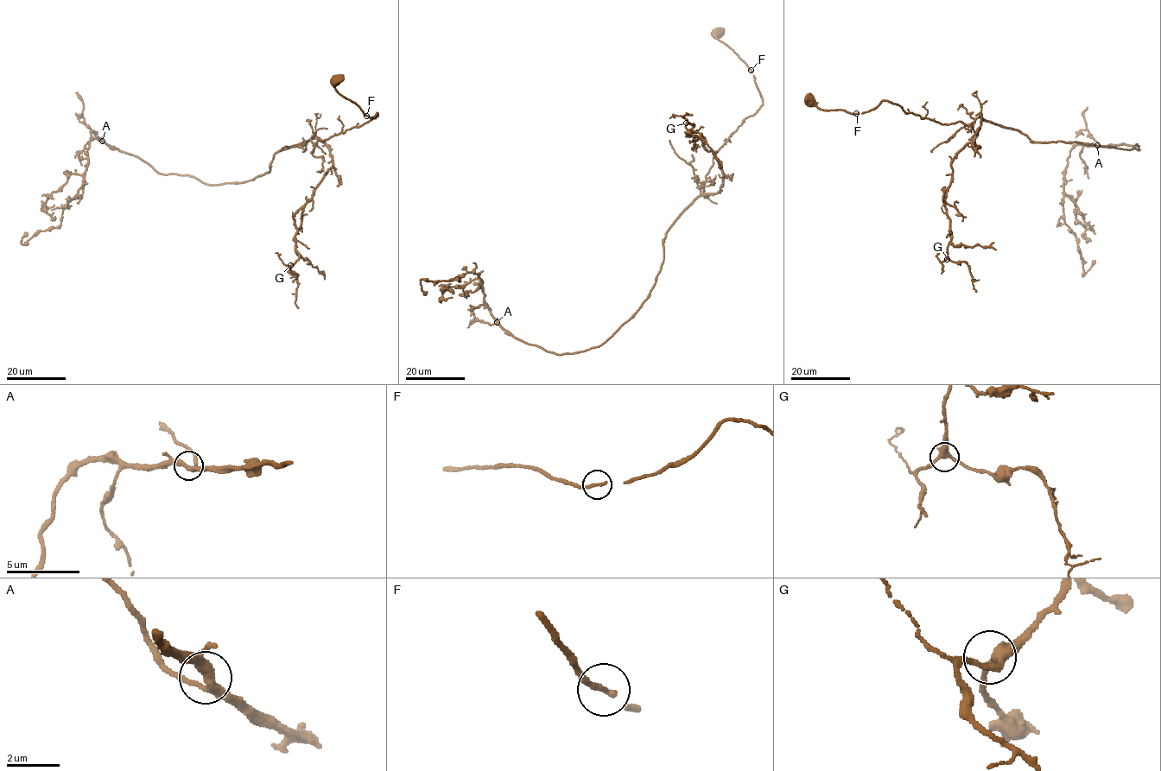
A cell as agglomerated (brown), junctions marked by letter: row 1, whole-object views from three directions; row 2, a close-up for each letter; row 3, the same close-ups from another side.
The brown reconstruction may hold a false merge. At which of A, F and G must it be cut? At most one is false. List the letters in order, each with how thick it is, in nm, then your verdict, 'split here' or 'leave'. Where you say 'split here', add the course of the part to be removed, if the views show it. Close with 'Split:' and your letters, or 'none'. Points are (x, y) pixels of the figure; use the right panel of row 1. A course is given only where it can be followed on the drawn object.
A: 300 nm thick; leave
F: 320 nm thick; leave
G: 320 nm thick; leave
Split: none

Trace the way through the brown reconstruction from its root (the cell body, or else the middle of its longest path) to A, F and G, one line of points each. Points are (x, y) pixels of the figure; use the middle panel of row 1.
A: (716, 34), (762, 105), (667, 231), (650, 296), (572, 353), (497, 322)
F: (716, 34), (716, 38), (751, 70)
G: (716, 34), (752, 72), (762, 104), (713, 157), (701, 192), (716, 192), (723, 172), (686, 123)

